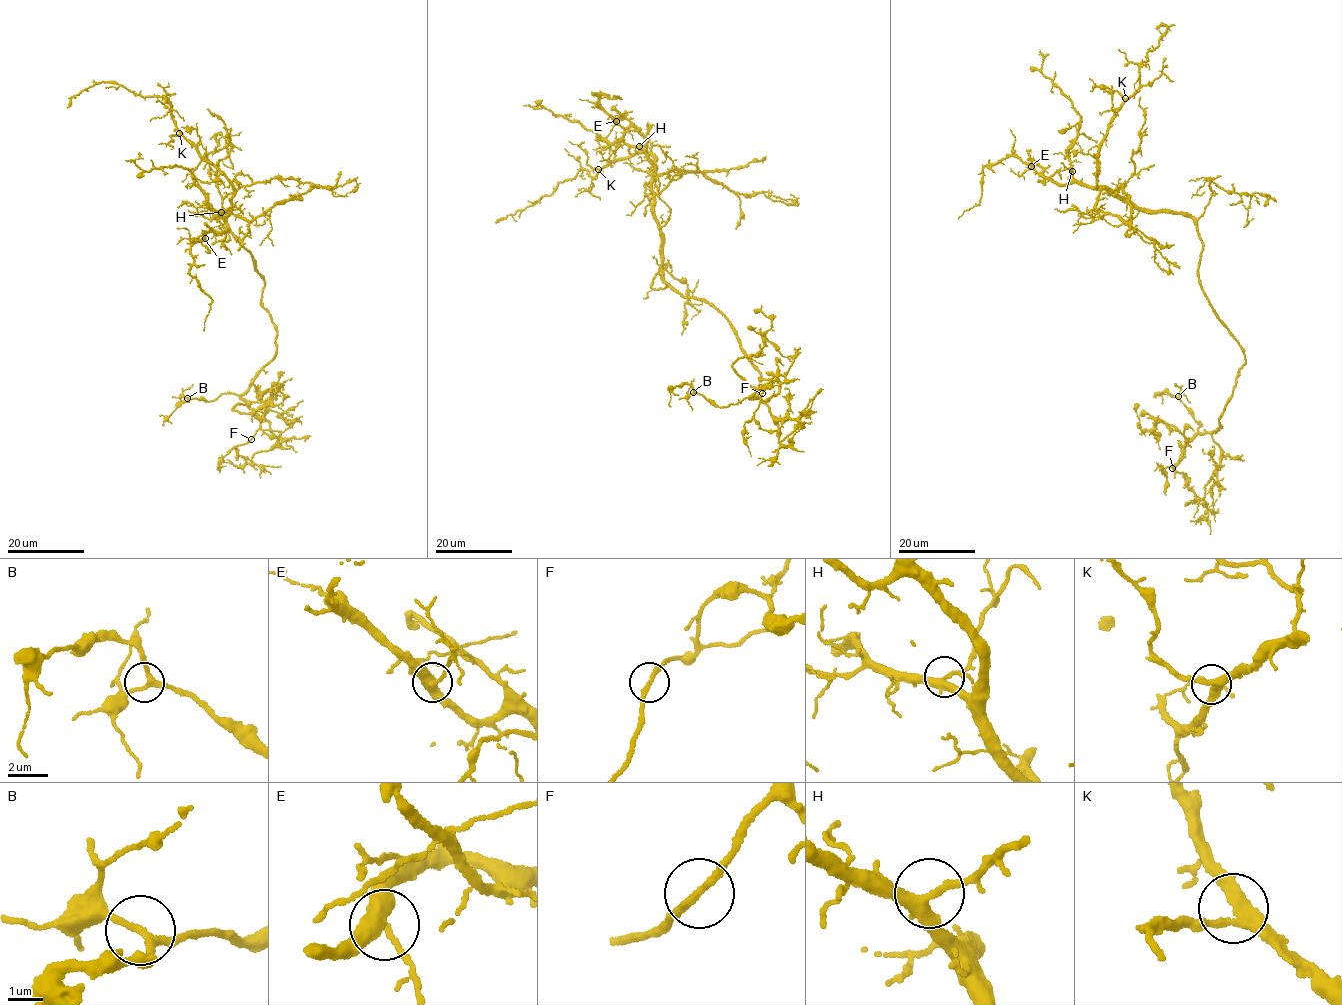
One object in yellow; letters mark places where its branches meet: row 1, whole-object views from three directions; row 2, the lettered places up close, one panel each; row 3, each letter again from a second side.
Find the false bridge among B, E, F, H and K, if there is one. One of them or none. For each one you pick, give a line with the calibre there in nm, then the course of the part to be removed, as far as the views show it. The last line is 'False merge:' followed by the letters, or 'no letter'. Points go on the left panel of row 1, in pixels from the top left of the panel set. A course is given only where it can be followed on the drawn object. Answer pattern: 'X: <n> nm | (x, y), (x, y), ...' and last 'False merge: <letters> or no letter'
False merge: no letter

